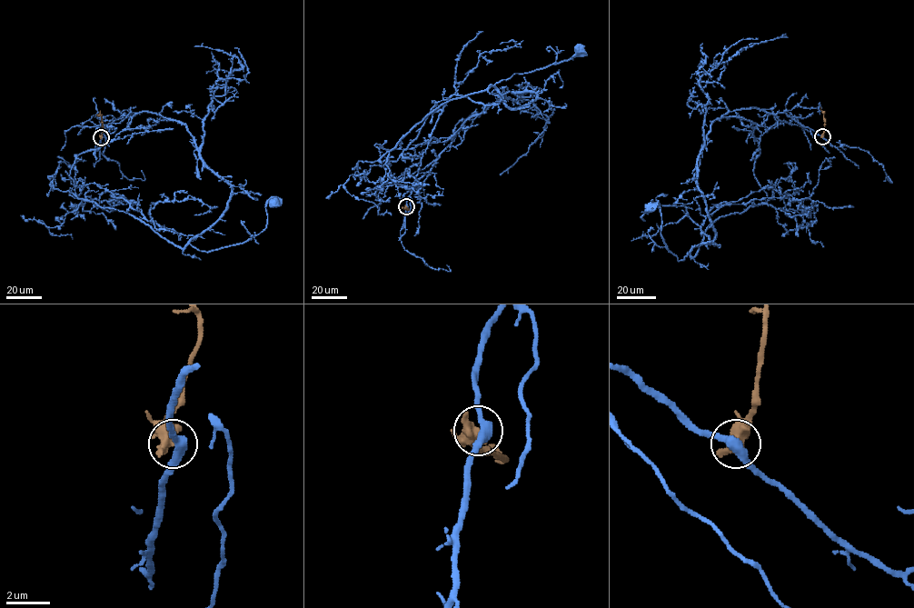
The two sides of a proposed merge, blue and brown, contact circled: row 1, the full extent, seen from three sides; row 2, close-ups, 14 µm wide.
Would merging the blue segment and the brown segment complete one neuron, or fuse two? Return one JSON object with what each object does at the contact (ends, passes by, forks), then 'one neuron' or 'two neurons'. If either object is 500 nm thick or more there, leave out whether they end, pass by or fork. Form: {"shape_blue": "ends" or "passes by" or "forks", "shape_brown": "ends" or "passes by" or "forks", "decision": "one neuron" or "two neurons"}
{"decision": "two neurons"}

